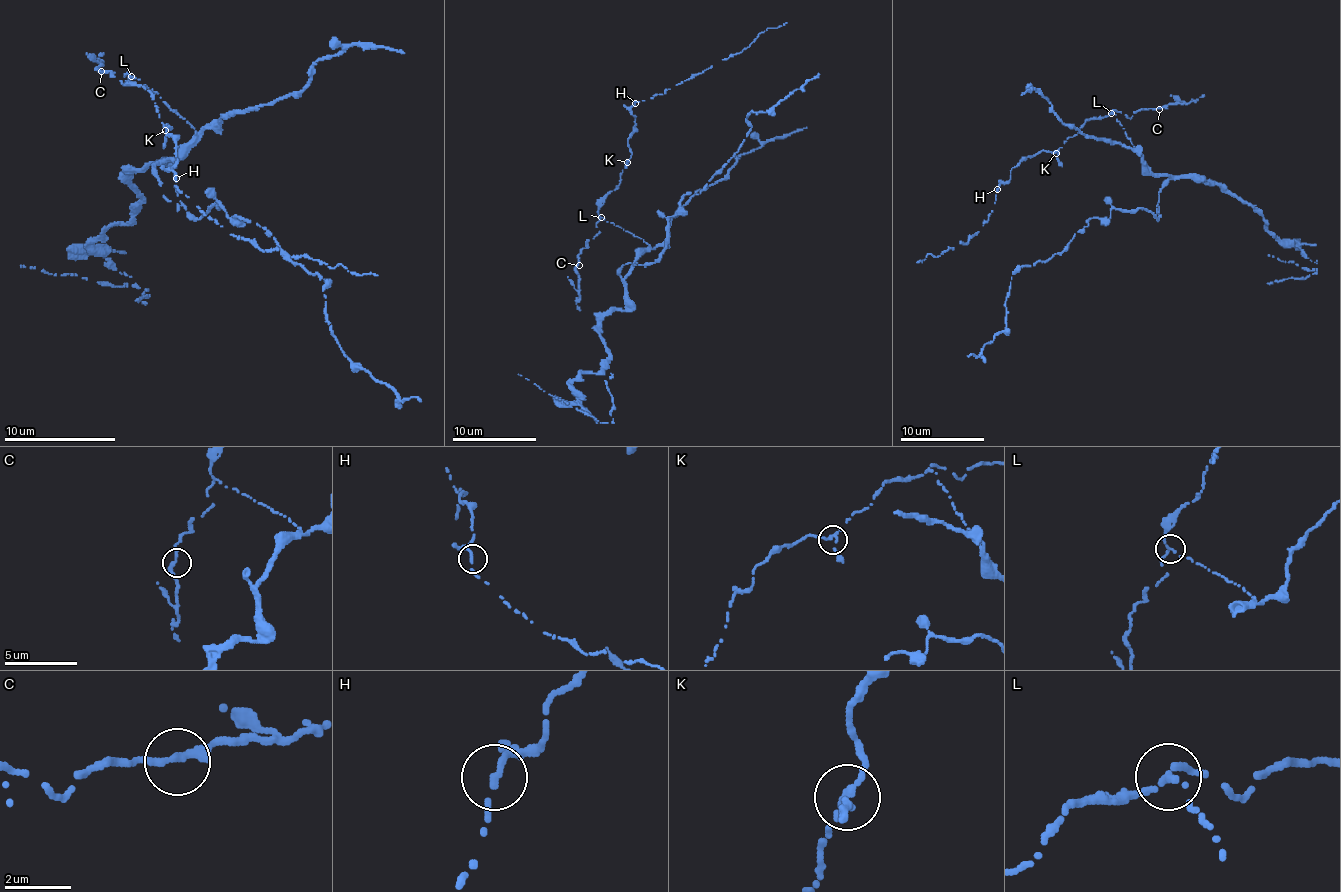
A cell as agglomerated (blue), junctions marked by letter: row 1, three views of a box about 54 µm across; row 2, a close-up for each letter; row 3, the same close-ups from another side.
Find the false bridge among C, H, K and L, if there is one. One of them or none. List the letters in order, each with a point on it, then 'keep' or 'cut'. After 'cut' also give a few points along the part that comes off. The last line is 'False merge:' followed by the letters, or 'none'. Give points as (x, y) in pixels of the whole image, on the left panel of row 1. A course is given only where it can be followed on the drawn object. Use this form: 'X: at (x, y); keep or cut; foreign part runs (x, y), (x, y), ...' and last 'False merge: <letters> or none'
C: at (101, 71); keep
H: at (176, 178); keep
K: at (165, 130); keep
L: at (131, 76); cut; foreign part runs (132, 77), (196, 130), (160, 161), (162, 195), (260, 225), (327, 281), (330, 334), (353, 362), (420, 402)
False merge: L

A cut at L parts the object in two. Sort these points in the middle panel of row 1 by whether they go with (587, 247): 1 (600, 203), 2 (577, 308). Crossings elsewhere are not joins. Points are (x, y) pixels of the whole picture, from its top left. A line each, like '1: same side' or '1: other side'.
1: same side
2: same side

